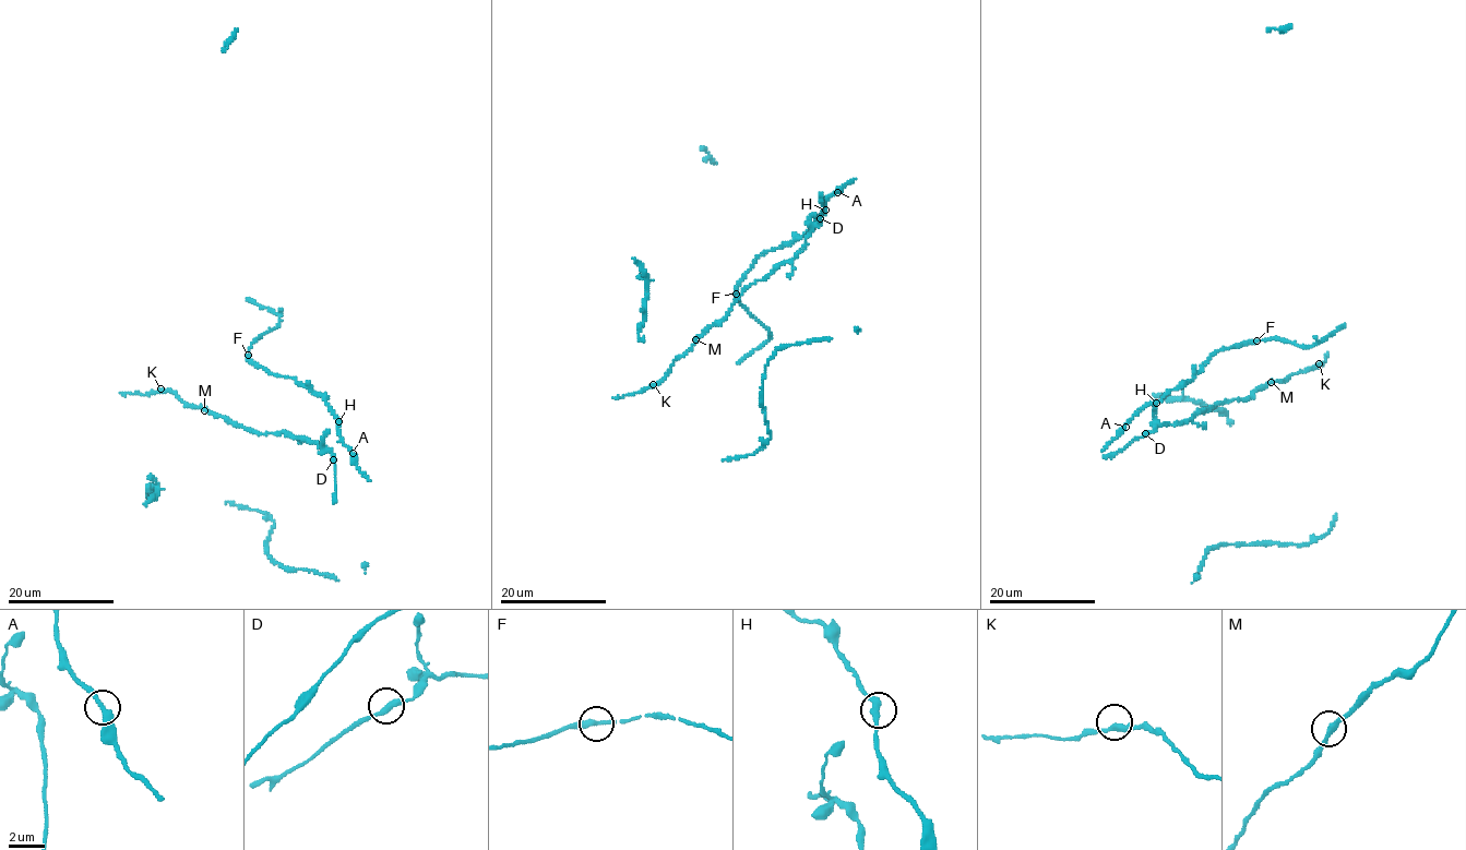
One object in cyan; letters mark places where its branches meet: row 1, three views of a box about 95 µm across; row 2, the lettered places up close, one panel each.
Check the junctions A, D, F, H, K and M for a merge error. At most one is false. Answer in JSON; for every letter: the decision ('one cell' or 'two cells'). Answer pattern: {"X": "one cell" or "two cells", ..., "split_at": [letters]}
{"A": "one cell", "D": "one cell", "F": "one cell", "H": "one cell", "K": "one cell", "M": "one cell", "split_at": []}

